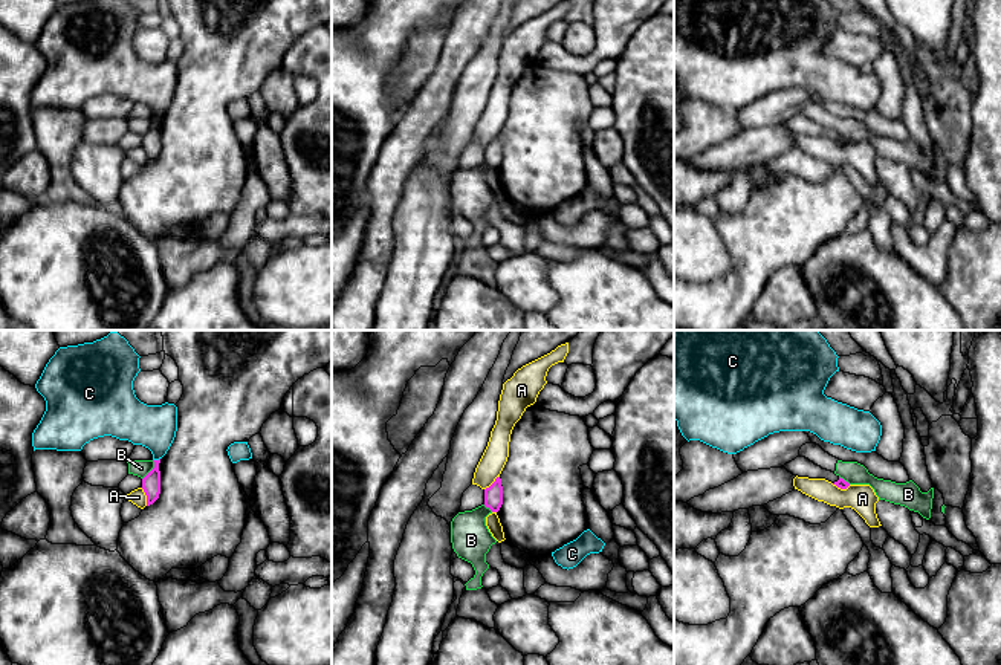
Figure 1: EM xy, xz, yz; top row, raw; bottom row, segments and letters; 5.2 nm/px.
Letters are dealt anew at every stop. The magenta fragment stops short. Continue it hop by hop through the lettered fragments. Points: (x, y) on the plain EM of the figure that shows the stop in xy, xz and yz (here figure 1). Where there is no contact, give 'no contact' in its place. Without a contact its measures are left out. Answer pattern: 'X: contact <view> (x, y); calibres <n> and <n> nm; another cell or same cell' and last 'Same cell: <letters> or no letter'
A: contact xy (147, 155); calibres 100 and 90 nm; another cell
B: contact xy (152, 127); calibres 100 and 90 nm; another cell
C: contact xy (156, 118); calibres 100 and 220 nm; another cell
Same cell: no letter

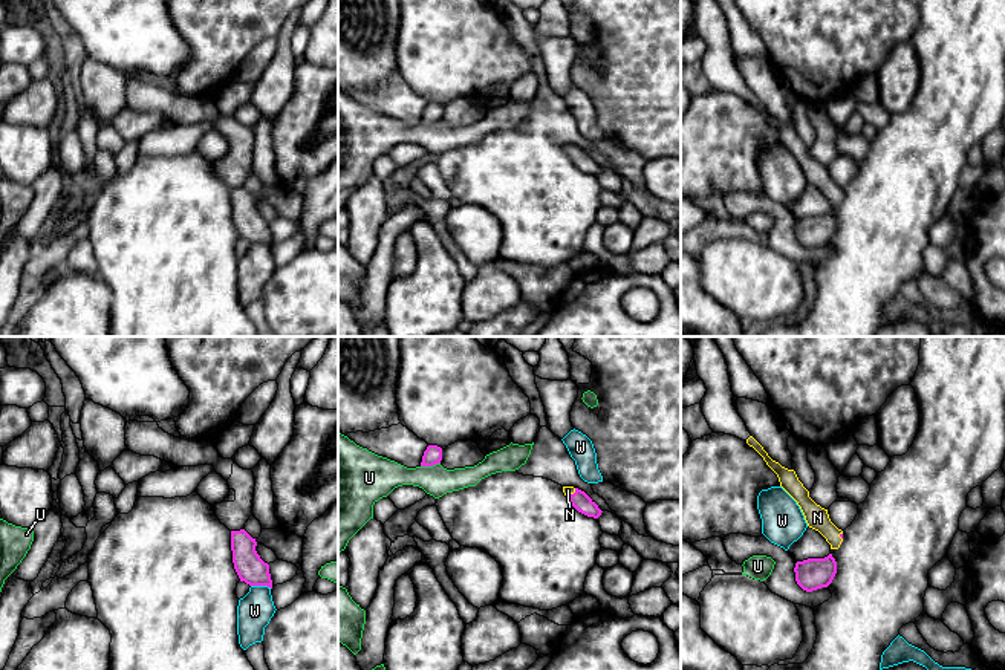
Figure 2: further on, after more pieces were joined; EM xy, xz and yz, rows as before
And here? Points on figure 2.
N: contact xz (571, 152); calibres 100 and 50 nm; same cell
U: contact xz (430, 123); calibres 100 and 170 nm; another cell
W: contact xy (262, 242); calibres 150 and 190 nm; another cell
Same cell: N

